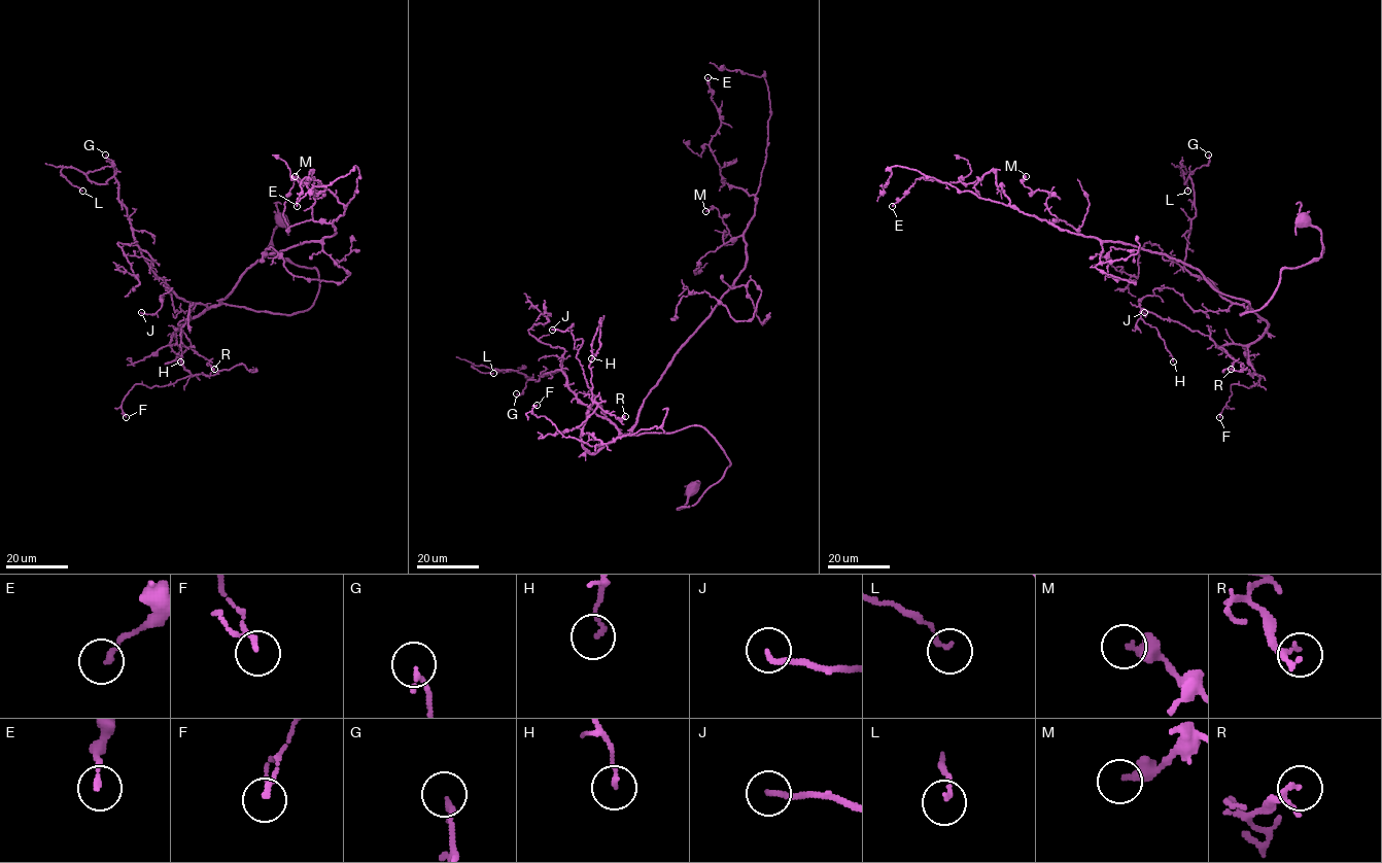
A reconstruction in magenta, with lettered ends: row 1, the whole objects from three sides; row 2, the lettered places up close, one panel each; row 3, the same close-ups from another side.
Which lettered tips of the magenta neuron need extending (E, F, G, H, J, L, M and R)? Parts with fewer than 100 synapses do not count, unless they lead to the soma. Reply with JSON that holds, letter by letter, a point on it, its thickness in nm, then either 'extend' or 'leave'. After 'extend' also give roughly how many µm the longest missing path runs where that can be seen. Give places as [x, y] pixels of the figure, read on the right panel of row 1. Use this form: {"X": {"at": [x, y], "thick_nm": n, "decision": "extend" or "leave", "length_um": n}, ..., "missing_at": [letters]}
{"E": {"at": [892, 206], "thick_nm": 170, "decision": "leave"}, "F": {"at": [1219, 417], "thick_nm": 120, "decision": "leave"}, "G": {"at": [1208, 154], "thick_nm": 180, "decision": "leave"}, "H": {"at": [1173, 361], "thick_nm": 120, "decision": "leave"}, "J": {"at": [1144, 312], "thick_nm": 170, "decision": "leave"}, "L": {"at": [1187, 191], "thick_nm": 130, "decision": "leave"}, "M": {"at": [1026, 176], "thick_nm": 360, "decision": "leave"}, "R": {"at": [1231, 369], "thick_nm": 110, "decision": "leave"}, "missing_at": []}

